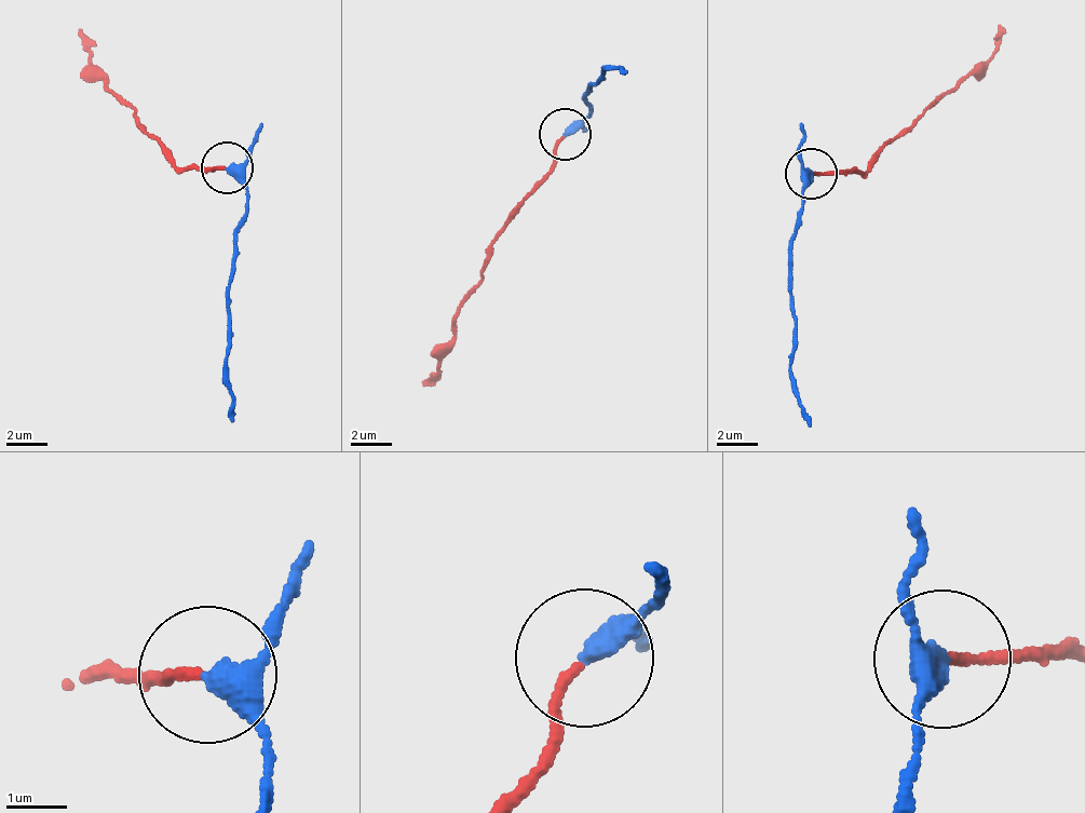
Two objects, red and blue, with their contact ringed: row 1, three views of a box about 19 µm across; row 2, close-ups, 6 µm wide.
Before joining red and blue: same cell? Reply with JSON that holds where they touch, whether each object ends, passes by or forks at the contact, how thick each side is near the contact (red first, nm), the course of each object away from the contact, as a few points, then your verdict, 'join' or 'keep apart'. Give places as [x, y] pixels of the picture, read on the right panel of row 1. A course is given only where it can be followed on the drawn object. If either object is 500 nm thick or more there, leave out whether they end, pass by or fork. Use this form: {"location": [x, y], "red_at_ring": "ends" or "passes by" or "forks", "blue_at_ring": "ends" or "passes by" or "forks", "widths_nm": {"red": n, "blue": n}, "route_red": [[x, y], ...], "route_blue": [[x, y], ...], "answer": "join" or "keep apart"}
{"location": [811, 174], "red_at_ring": "ends", "blue_at_ring": "passes by", "widths_nm": {"red": 150, "blue": 320}, "route_red": [[815, 172], [867, 170], [997, 49], [1005, 26]], "route_blue": [[810, 172], [791, 240], [794, 298], [789, 378], [811, 427]], "answer": "keep apart"}

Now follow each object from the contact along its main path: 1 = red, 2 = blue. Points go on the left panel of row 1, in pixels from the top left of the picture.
1: (228, 167), (174, 165), (133, 110), (113, 97), (79, 31)
2: (229, 166), (246, 190), (227, 288), (228, 367), (233, 423)

